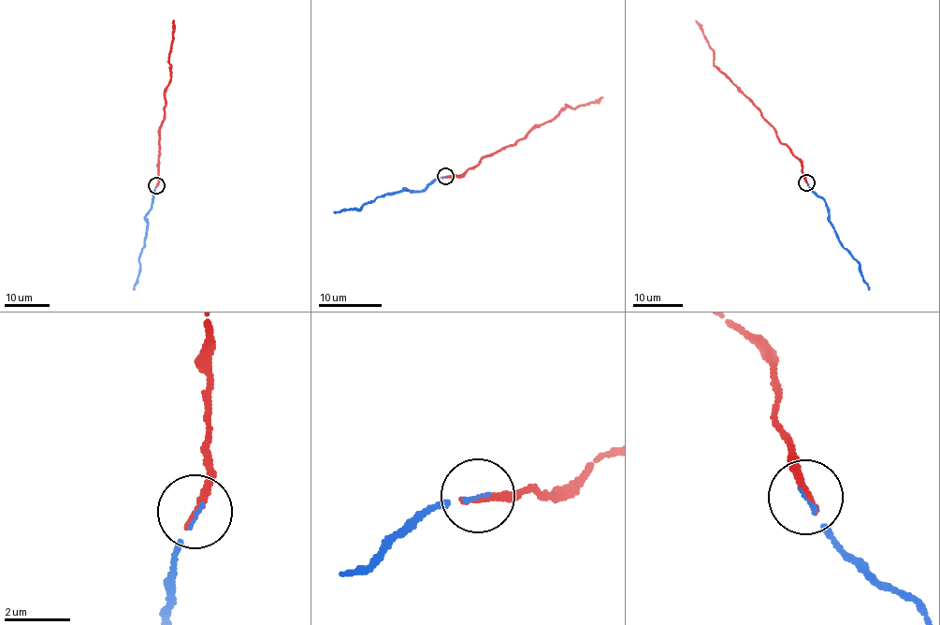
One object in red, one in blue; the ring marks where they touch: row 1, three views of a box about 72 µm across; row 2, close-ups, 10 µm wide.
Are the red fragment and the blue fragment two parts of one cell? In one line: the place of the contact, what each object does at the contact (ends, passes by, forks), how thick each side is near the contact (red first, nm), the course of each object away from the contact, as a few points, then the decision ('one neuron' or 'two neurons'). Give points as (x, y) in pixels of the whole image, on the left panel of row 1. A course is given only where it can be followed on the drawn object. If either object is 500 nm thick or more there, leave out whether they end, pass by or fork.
at (156, 185); red ends there; blue ends there; 260 nm thick on the red side, 70 nm on the other; red runs (156, 185), (159, 132), (164, 117), (164, 96), (170, 76), (169, 63), (174, 21); blue runs (156, 185), (145, 216), (147, 225), (139, 258), (139, 274), (133, 290); one neuron

